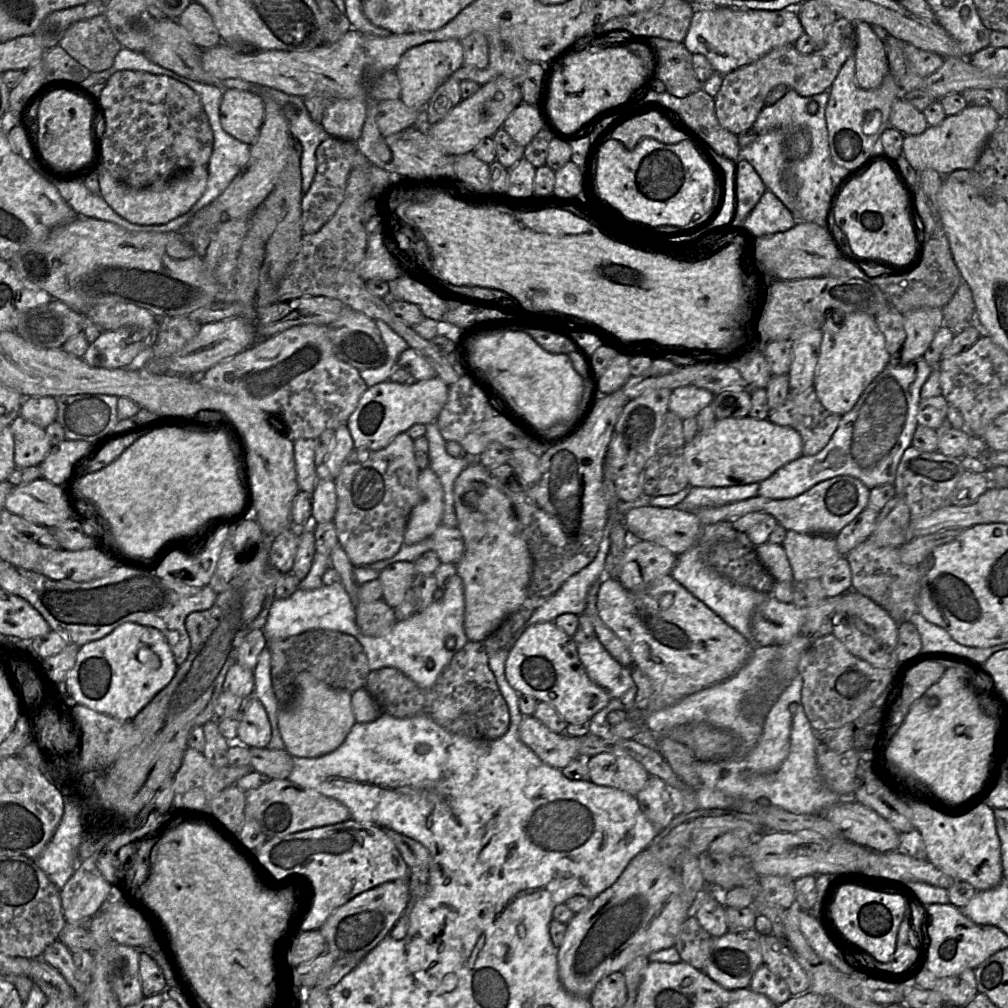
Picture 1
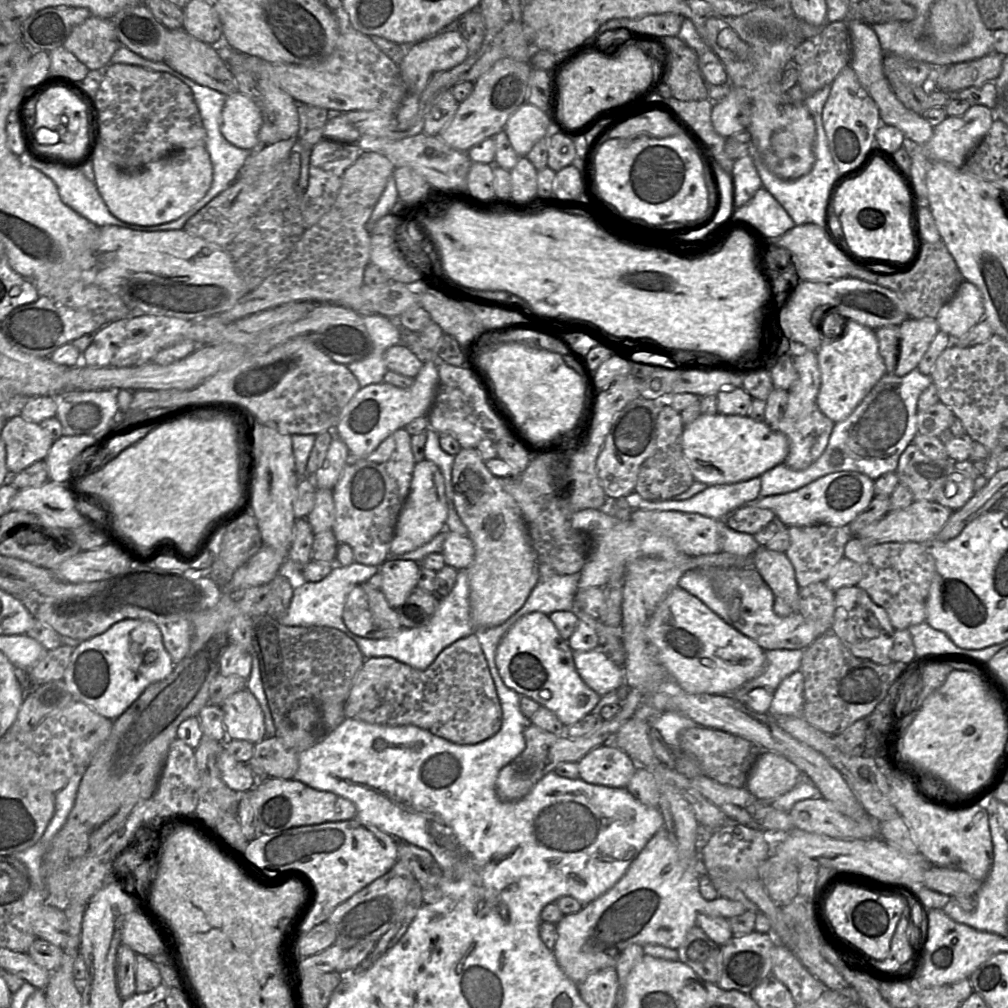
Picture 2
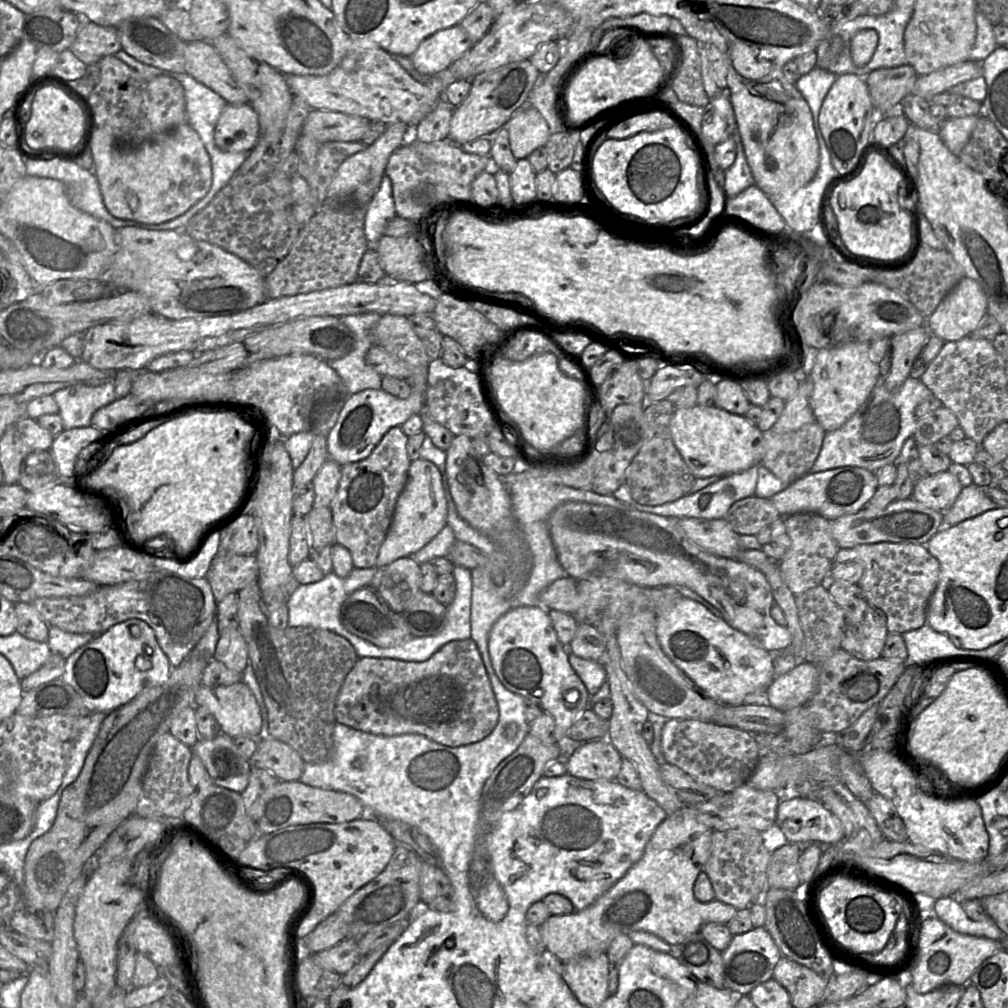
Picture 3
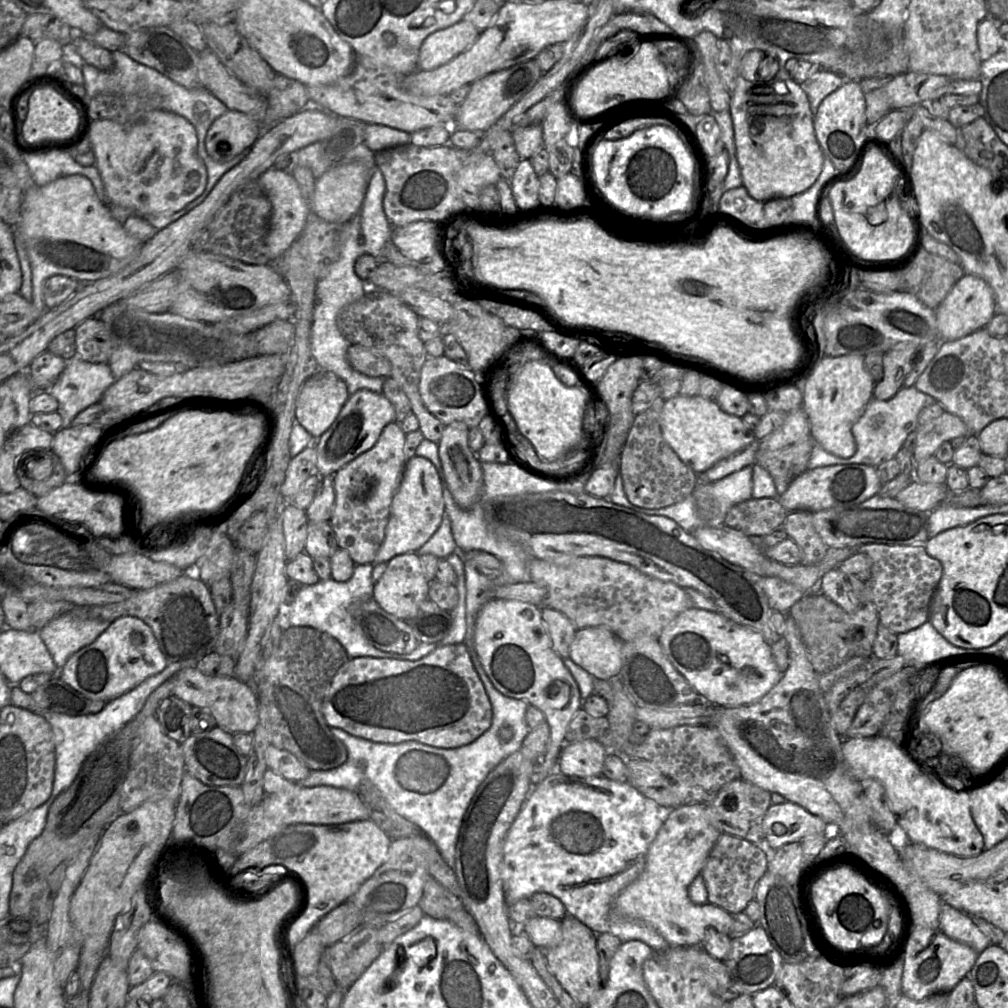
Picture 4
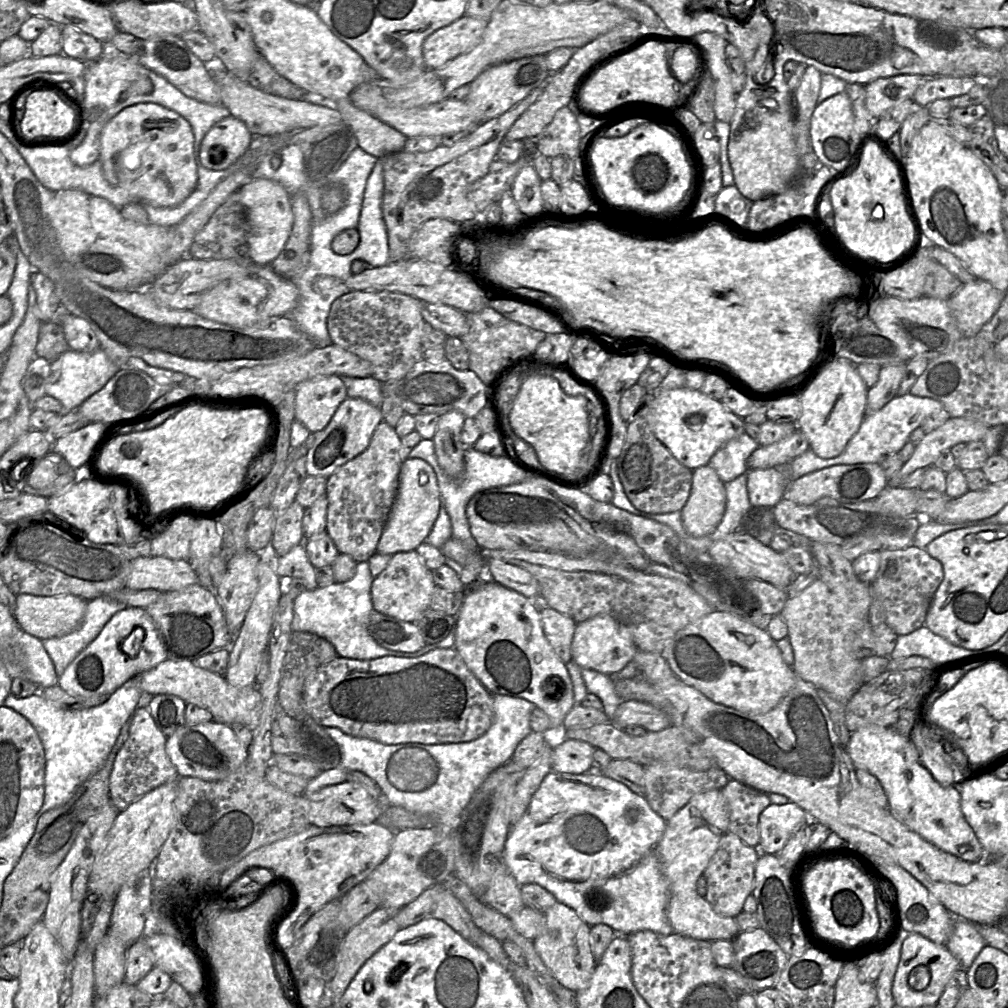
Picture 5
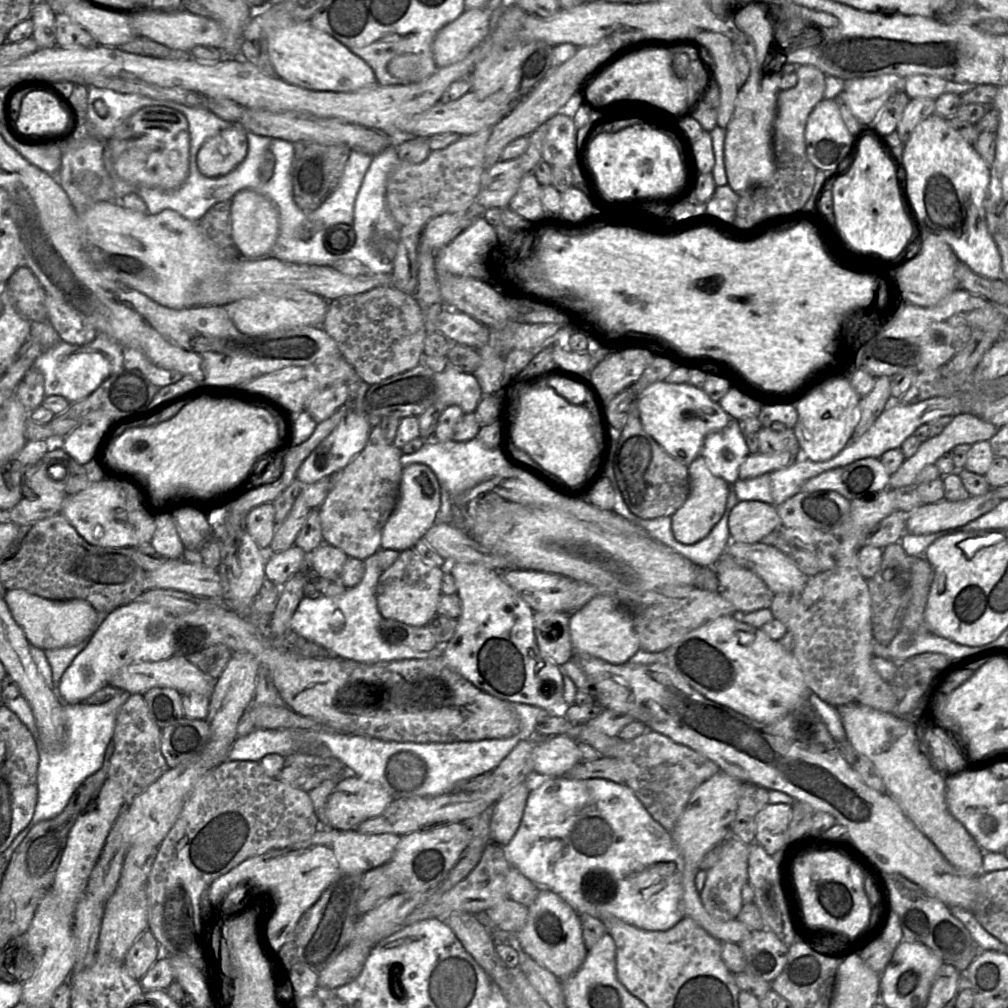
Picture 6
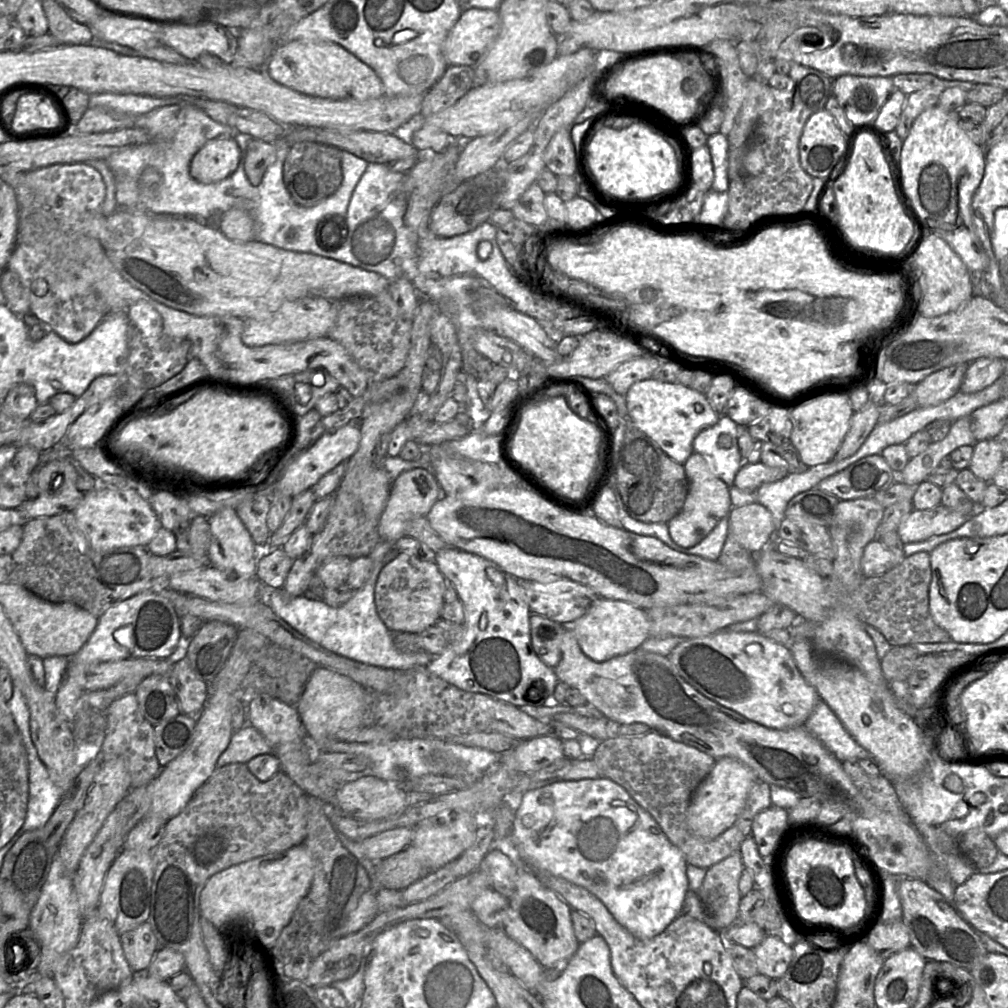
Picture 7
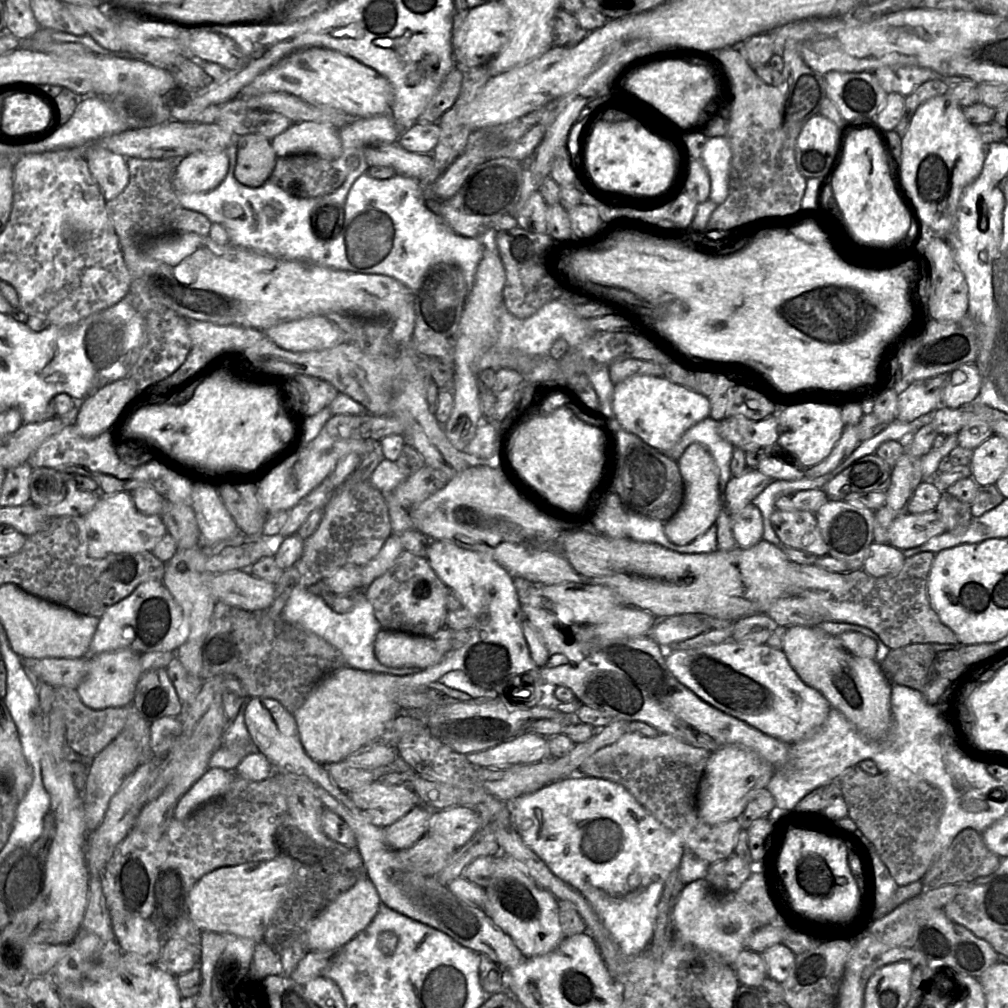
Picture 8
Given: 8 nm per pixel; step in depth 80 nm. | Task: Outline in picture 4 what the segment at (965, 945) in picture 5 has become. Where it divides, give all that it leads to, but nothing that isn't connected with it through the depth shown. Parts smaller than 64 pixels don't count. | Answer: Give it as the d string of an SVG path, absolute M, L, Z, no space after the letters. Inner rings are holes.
M942 901L939 913L939 929L950 939L968 945L978 954L992 944L968 914Z

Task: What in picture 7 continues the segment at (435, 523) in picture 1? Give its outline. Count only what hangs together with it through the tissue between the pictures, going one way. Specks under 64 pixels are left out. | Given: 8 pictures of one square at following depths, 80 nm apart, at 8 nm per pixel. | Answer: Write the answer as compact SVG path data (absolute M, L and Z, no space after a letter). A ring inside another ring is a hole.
M413 468L402 472L392 481L389 497L380 516L379 533L382 540L395 543L405 536L405 523L414 516L425 516L440 499L441 487L431 469Z

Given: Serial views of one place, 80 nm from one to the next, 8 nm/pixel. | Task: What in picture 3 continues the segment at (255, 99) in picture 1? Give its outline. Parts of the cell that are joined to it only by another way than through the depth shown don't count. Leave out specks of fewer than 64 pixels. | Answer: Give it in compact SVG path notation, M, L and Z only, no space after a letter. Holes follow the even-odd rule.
M248 102L227 104L214 131L216 146L227 153L252 150L259 136L259 117Z

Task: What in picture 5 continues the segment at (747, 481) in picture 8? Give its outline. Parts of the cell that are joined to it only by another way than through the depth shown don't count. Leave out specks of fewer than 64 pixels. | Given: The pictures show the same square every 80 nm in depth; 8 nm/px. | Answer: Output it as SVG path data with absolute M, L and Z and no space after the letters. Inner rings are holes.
M797 427L789 437L770 445L760 445L747 460L748 470L782 465L802 455L808 449L809 443Z

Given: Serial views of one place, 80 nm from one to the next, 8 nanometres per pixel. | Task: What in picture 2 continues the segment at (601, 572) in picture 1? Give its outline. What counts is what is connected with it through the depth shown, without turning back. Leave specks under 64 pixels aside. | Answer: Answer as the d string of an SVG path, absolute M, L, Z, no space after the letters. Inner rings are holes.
M579 573L549 579L539 578L526 602L515 614L515 622L532 612L540 612L549 616L553 612L573 610L579 580Z

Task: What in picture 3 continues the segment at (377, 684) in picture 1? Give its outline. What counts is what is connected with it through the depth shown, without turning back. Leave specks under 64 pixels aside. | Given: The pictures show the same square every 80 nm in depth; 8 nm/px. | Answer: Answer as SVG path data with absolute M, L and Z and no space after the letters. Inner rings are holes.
M470 638L447 643L424 662L359 658L346 676L335 706L336 722L355 730L380 736L419 734L449 747L469 745L483 740L496 727L498 717L496 699L481 655L476 643Z

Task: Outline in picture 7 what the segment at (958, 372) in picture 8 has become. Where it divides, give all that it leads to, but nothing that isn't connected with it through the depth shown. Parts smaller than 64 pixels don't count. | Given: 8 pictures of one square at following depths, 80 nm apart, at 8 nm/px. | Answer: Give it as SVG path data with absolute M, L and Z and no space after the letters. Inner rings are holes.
M983 357L969 363L959 391L973 393L983 390L1000 378L1005 361L1000 358Z

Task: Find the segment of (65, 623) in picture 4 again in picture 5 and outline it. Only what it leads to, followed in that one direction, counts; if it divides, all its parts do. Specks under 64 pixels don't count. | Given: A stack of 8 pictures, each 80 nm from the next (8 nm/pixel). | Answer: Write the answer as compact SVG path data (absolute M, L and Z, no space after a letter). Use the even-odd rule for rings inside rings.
M107 597L89 600L83 621L78 628L60 637L42 640L58 677L63 674L77 655L99 635L112 616L126 607L126 604Z

